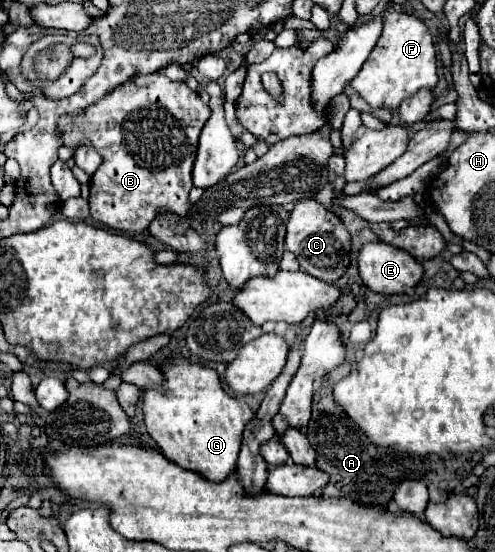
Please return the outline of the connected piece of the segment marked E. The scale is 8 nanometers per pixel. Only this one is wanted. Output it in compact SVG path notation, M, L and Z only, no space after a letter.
M375 241L365 243L359 251L359 273L371 291L391 295L417 287L423 277L423 267L407 251Z

